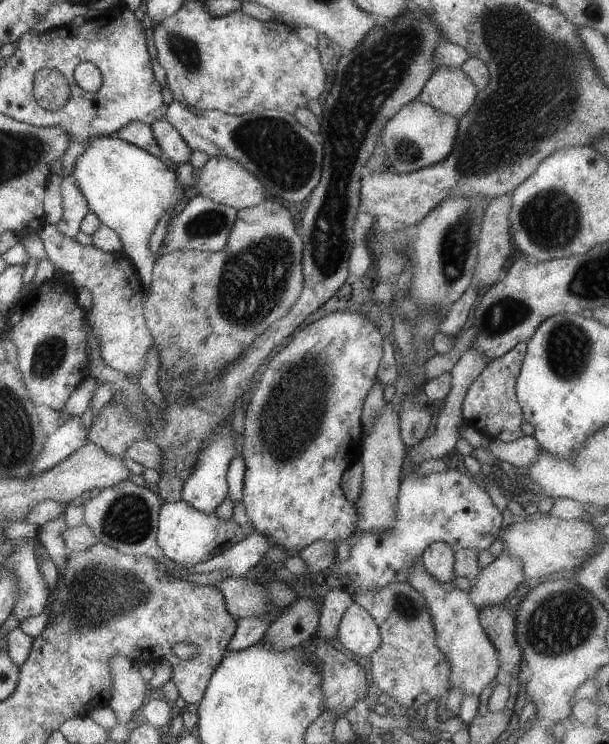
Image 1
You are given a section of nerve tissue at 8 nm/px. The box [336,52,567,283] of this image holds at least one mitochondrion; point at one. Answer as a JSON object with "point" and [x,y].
{"point":[407,151]}

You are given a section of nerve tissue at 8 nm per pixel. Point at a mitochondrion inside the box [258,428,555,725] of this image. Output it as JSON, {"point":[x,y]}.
{"point":[405,607]}

